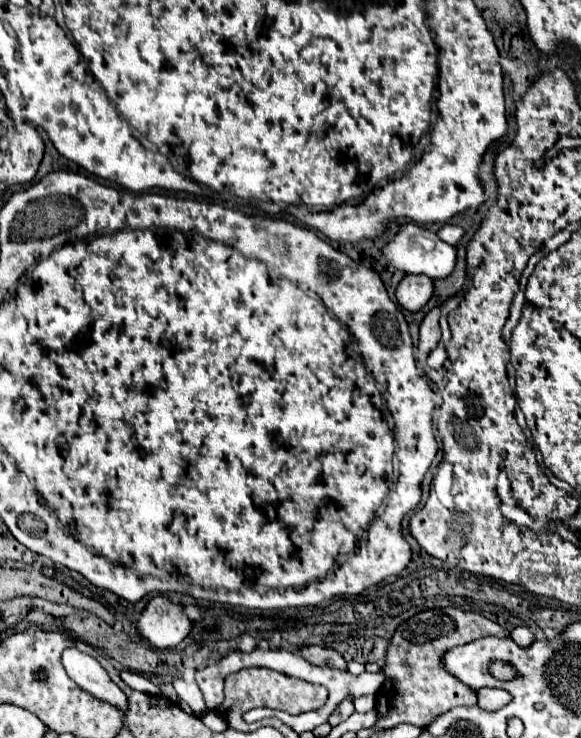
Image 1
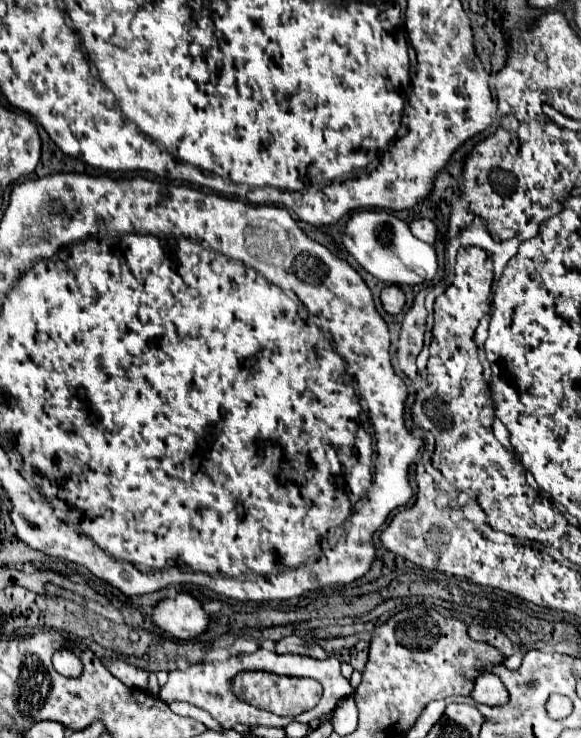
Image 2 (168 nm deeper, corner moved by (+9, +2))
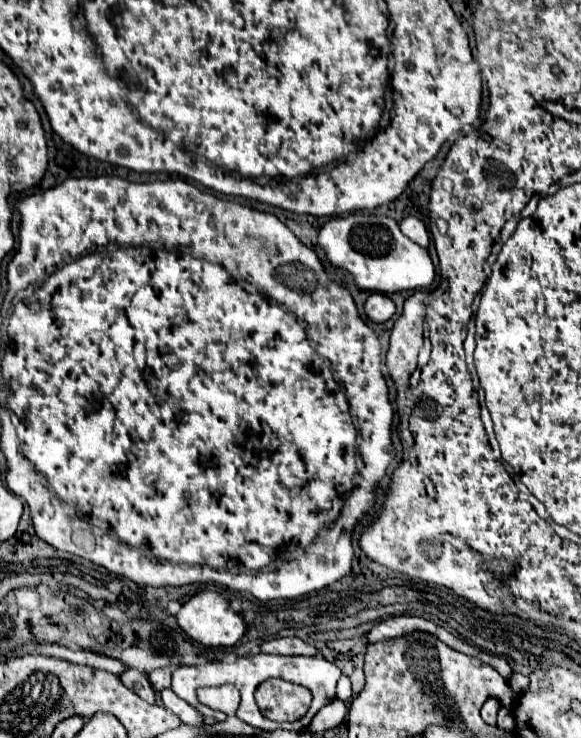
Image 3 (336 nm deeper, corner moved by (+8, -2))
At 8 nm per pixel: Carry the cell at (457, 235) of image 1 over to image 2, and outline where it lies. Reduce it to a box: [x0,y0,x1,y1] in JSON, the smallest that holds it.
[409,219,437,243]

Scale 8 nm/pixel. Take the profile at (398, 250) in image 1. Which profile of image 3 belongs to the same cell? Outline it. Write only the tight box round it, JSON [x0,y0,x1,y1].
[318,213,436,293]

